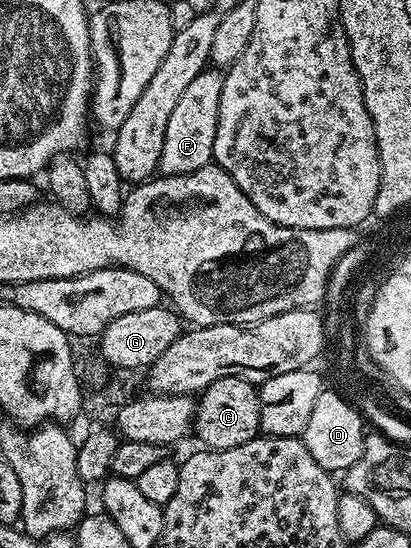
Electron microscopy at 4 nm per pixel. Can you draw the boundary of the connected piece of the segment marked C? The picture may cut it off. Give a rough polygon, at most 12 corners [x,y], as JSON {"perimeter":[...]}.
{"perimeter":[[219,377],[200,392],[193,431],[208,450],[258,438],[258,388]]}

